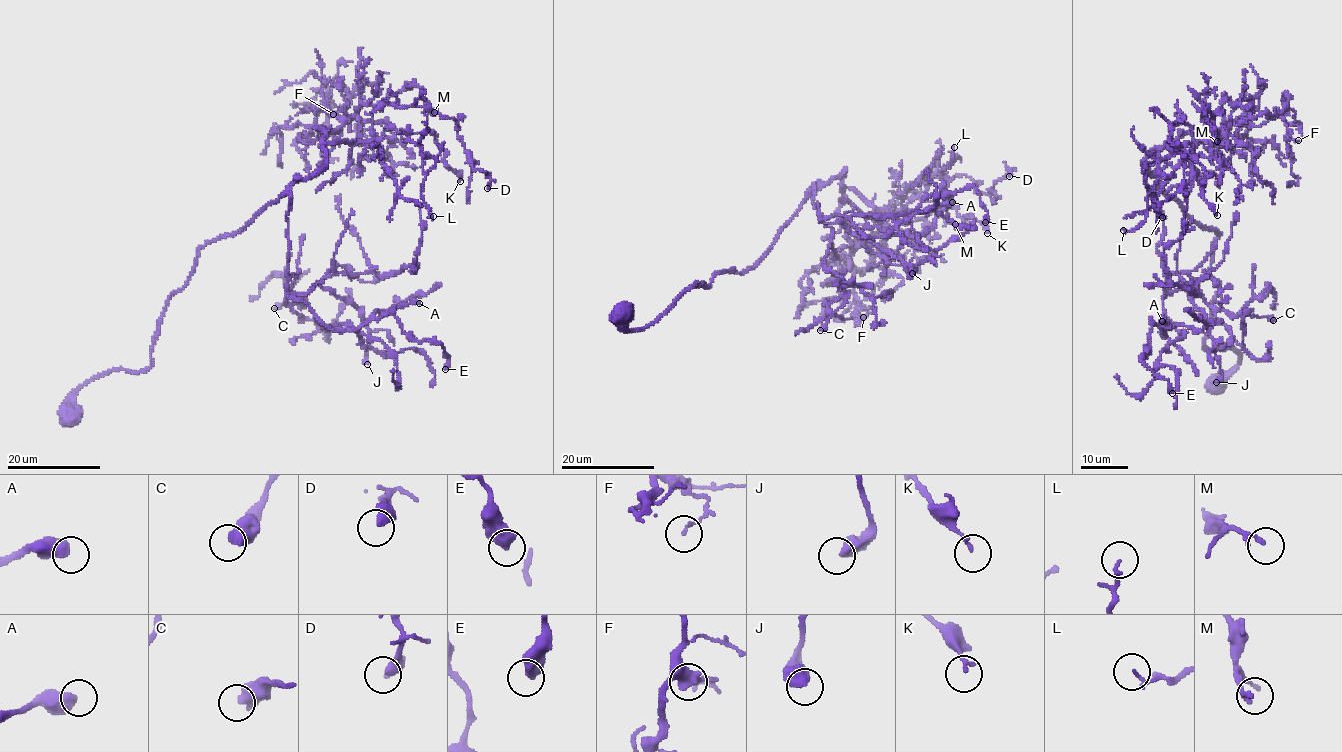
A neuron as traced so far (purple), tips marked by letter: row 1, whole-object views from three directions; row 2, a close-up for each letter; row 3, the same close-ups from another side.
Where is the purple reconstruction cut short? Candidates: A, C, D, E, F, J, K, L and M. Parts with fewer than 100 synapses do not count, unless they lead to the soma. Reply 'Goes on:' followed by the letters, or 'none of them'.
Goes on: none of them

